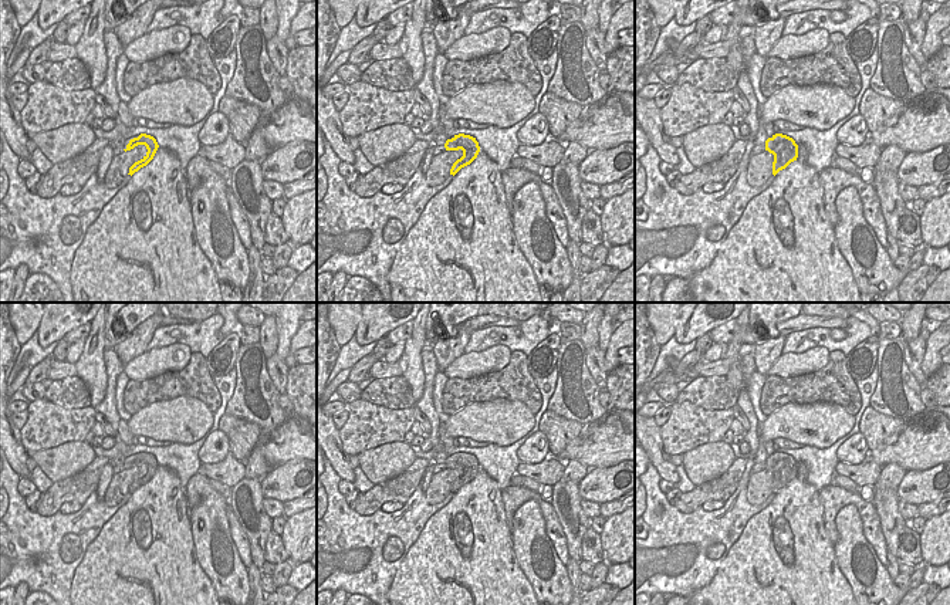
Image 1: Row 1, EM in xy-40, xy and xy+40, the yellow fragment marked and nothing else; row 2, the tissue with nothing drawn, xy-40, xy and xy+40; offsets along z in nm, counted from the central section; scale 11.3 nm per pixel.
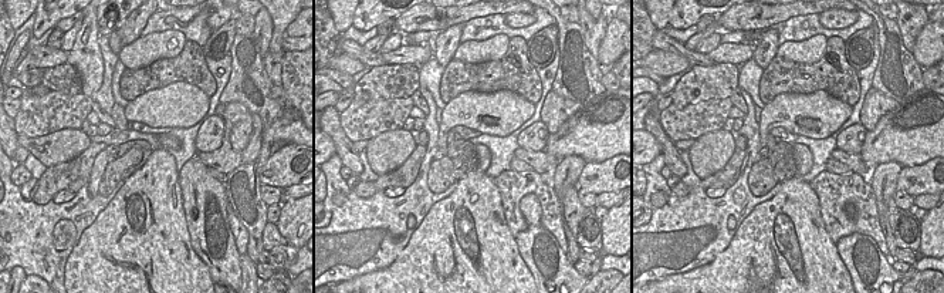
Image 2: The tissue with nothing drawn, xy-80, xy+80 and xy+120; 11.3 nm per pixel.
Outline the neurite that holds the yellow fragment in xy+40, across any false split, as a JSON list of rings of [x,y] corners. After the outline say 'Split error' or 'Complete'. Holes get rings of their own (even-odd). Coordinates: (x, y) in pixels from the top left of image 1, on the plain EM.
[[[772,440],[765,442],[768,457],[765,459],[765,469],[774,473],[772,493],[785,487],[791,480],[798,476],[798,463],[787,453],[778,452]]]. Split error

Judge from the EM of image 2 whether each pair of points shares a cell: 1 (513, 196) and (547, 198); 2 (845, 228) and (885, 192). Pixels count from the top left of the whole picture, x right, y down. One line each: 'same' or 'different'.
1: same
2: different

